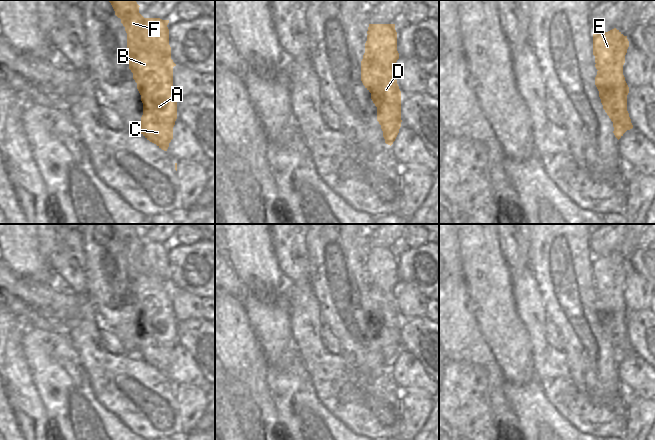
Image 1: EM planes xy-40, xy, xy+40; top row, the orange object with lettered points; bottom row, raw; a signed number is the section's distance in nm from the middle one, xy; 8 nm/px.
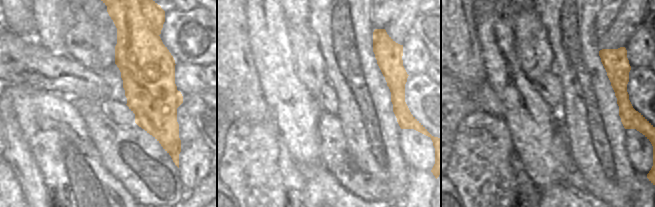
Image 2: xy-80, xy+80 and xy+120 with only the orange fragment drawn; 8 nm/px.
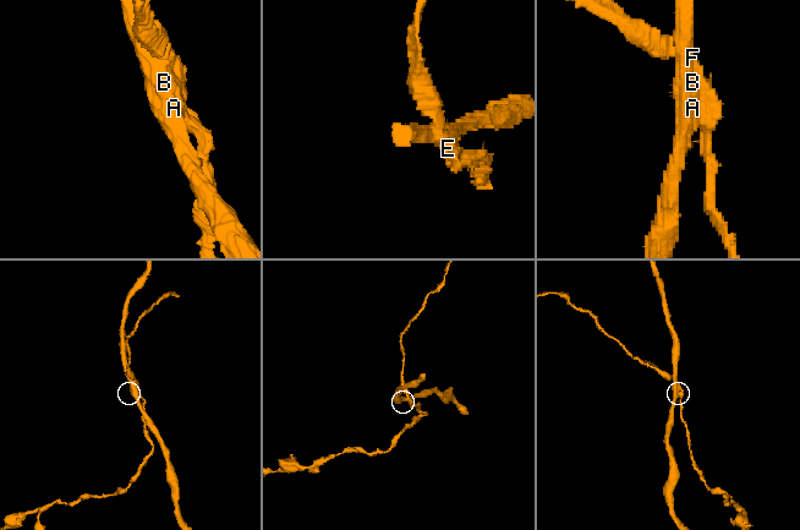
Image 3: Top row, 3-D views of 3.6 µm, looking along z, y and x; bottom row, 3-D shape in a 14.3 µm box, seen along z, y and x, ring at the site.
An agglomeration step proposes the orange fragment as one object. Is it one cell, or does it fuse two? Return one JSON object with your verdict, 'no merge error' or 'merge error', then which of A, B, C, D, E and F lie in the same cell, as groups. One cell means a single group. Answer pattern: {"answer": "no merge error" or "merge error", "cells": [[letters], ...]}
{"answer": "merge error", "cells": [["A", "B", "C", "D", "F"], ["E"]]}

